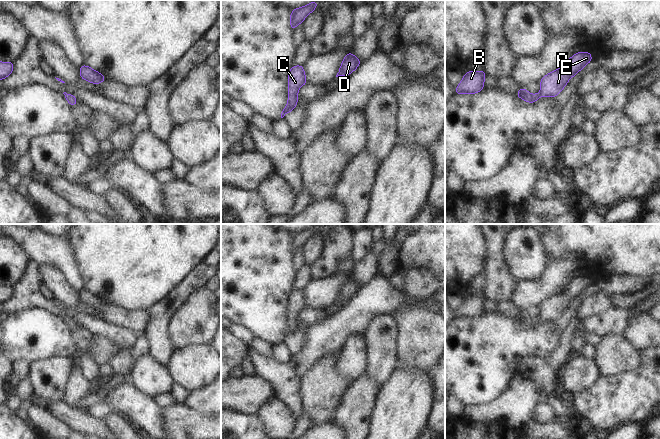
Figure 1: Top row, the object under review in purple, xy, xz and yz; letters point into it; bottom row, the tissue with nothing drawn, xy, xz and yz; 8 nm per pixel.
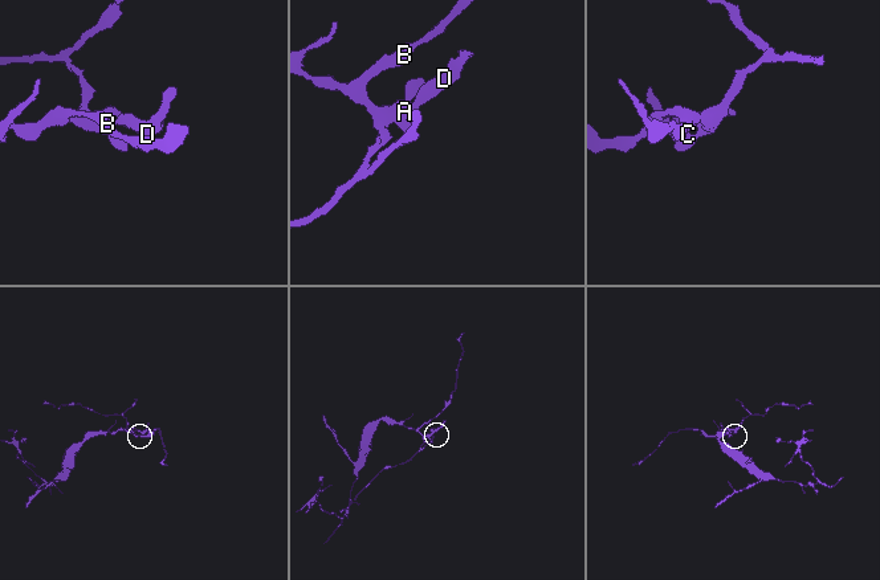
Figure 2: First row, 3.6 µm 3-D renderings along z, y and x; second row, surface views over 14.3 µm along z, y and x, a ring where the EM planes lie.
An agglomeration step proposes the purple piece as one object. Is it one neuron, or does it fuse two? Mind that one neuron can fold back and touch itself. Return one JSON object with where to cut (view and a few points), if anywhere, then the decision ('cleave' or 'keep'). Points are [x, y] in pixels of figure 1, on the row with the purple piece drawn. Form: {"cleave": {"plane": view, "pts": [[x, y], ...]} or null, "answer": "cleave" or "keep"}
{"cleave": null, "answer": "keep"}

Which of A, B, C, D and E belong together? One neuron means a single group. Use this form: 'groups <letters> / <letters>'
groups A B C D E

